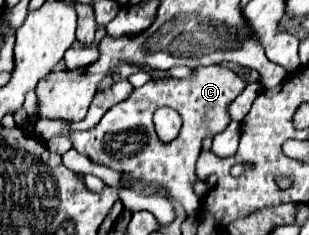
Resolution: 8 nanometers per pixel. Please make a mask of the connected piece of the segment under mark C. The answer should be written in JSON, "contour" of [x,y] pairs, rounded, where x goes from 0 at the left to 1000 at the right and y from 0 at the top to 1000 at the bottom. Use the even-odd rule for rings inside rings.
{"contour":[[[722,277],[631,285],[625,319],[605,336],[469,353],[463,370],[430,379],[430,396],[405,430],[366,447],[301,549],[230,566],[236,626],[314,702],[359,711],[366,728],[424,745],[450,770],[521,787],[540,813],[540,830],[592,864],[605,915],[625,923],[644,889],[644,838],[625,821],[625,779],[638,762],[631,685],[650,651],[650,609],[670,583],[696,583],[748,523],[735,455],[754,438],[767,404],[780,404],[793,362],[793,336],[780,336]],[[515,455],[553,455],[592,506],[586,574],[573,583],[573,600],[553,600],[547,617],[521,617],[495,549],[489,506],[502,464]]]}

